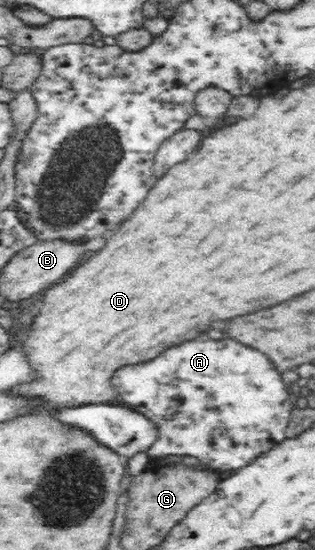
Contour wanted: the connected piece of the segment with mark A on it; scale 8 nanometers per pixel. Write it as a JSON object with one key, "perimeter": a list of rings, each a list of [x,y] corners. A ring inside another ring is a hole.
{"perimeter":[[[227,339],[225,341],[185,341],[181,345],[173,345],[173,347],[165,349],[161,355],[157,355],[151,361],[145,361],[145,363],[127,363],[127,365],[115,369],[109,376],[108,384],[113,388],[113,391],[115,391],[119,398],[125,400],[127,404],[131,403],[131,407],[139,409],[141,414],[144,414],[147,418],[155,421],[155,424],[159,425],[159,436],[161,436],[161,439],[153,445],[151,451],[147,451],[149,458],[163,459],[166,457],[177,457],[178,455],[183,458],[184,455],[190,455],[191,457],[197,458],[201,464],[209,465],[214,471],[237,471],[240,468],[247,467],[247,465],[254,464],[256,460],[265,456],[271,449],[277,448],[283,441],[288,440],[287,429],[289,429],[291,414],[294,408],[294,399],[289,387],[275,373],[271,361],[267,361],[265,355],[261,355],[255,349],[245,349],[243,345],[233,343],[233,341],[227,341]]]}

